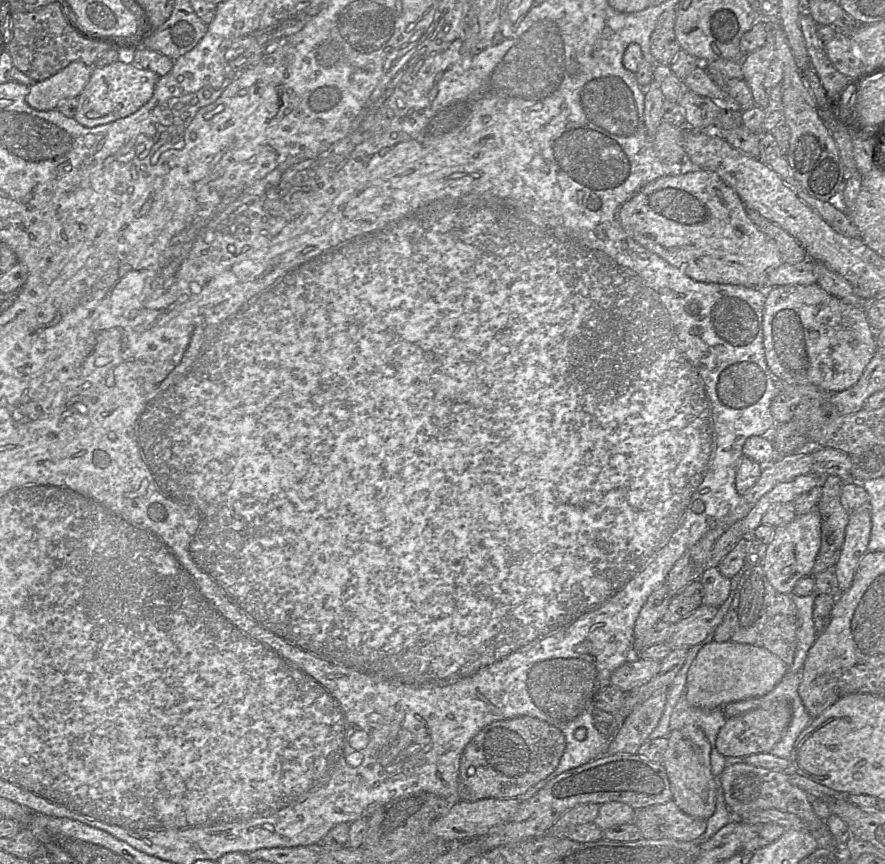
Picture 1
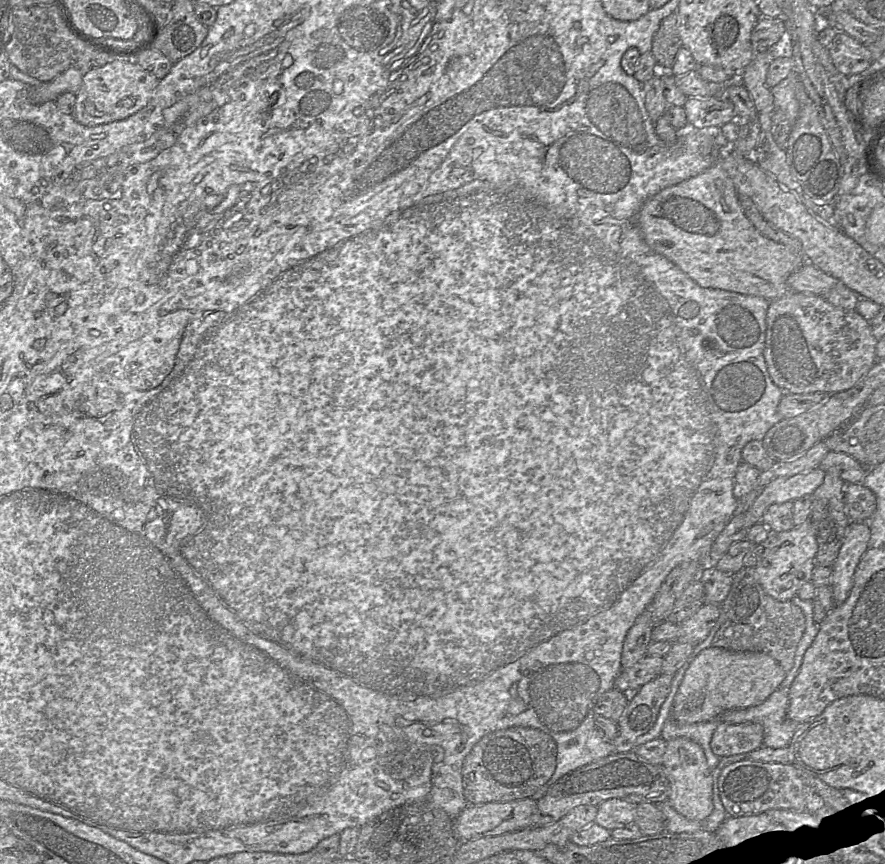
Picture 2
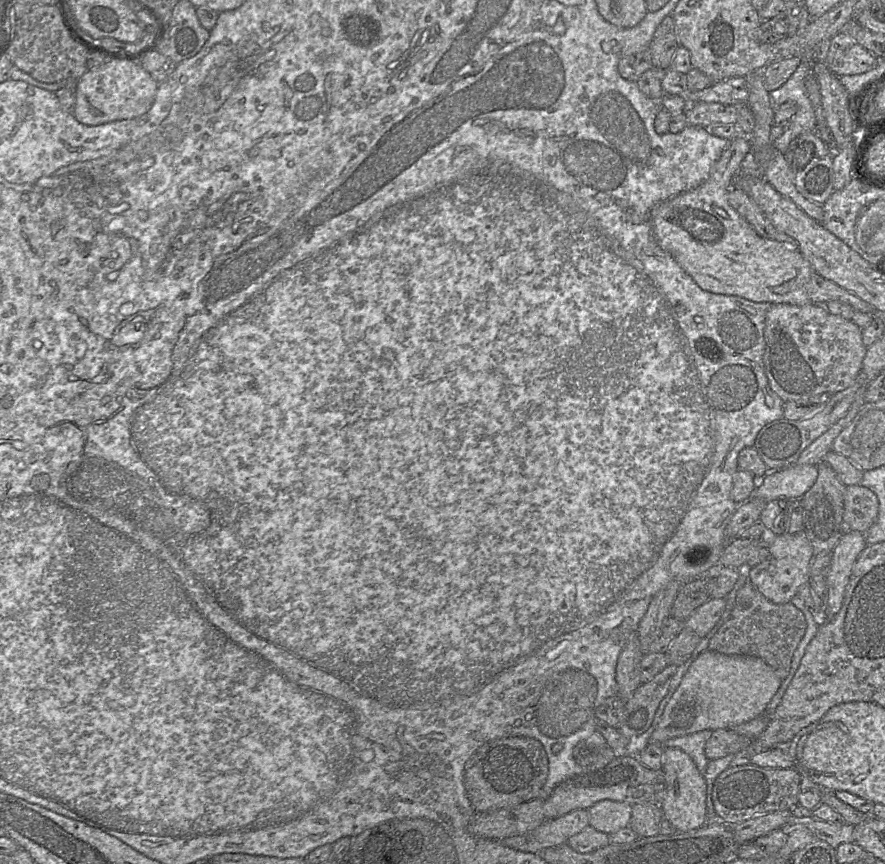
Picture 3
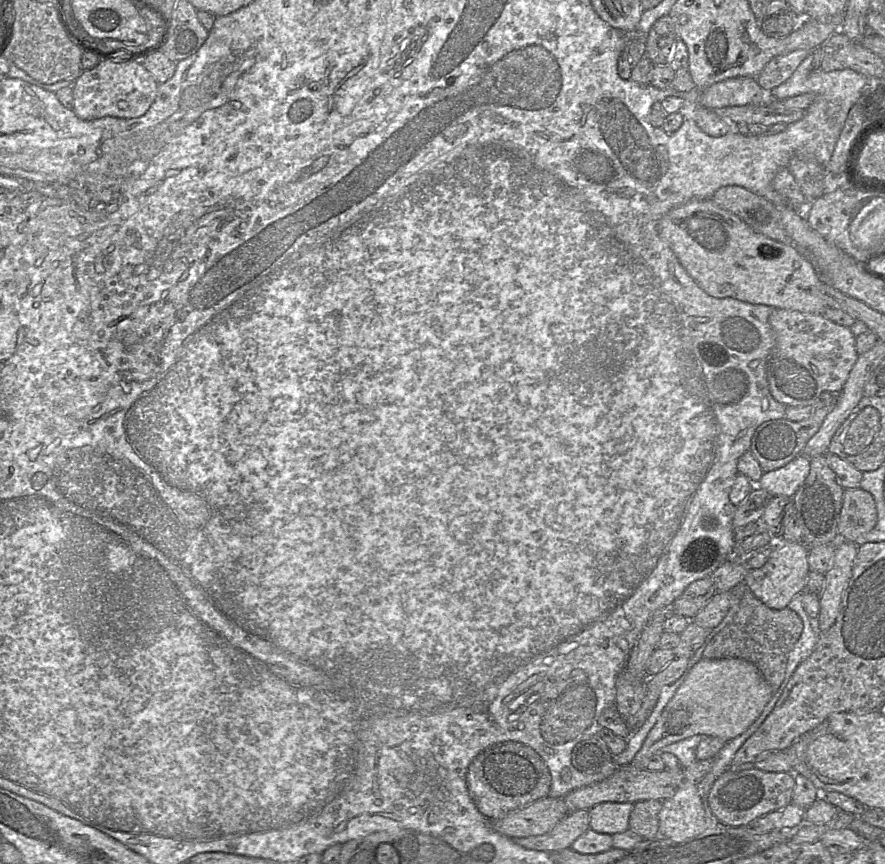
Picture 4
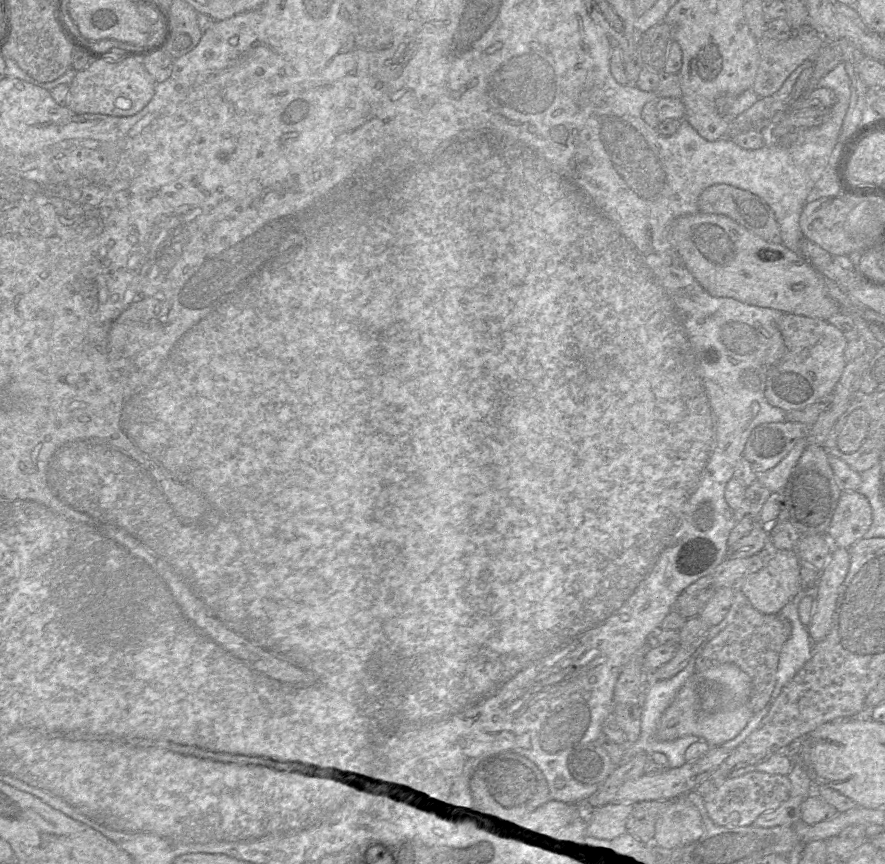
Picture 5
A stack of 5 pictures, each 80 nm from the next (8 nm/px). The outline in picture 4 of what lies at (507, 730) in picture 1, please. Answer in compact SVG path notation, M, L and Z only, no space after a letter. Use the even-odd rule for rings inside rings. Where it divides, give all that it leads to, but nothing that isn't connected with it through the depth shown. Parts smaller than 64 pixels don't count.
M502 742L481 751L469 764L467 787L479 812L489 821L546 798L551 787L551 775L540 755L519 742Z

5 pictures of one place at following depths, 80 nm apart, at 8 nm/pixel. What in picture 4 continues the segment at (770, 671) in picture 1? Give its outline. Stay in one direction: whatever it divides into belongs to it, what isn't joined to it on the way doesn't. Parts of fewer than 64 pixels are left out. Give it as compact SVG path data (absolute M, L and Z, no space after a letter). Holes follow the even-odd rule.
M701 658L667 703L631 764L646 769L649 759L661 754L665 746L694 735L730 741L759 717L772 696L771 686L753 663L741 658Z

